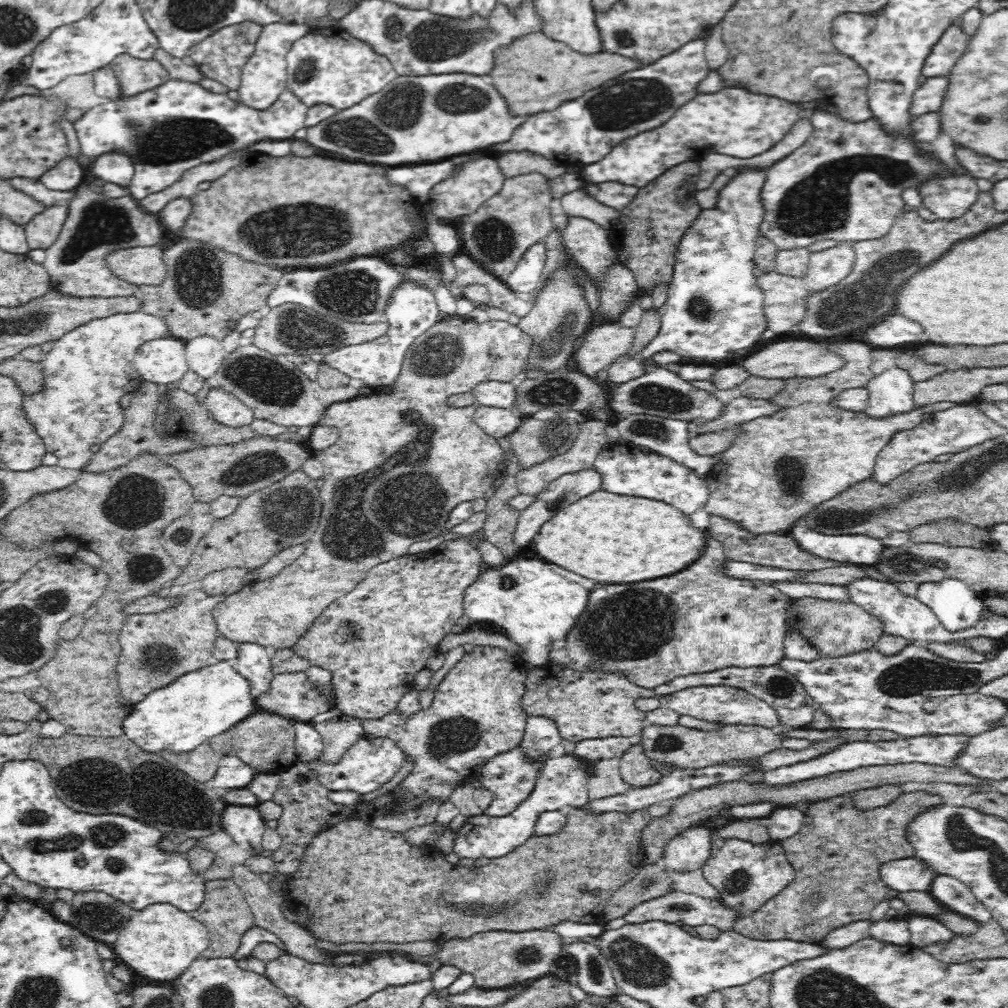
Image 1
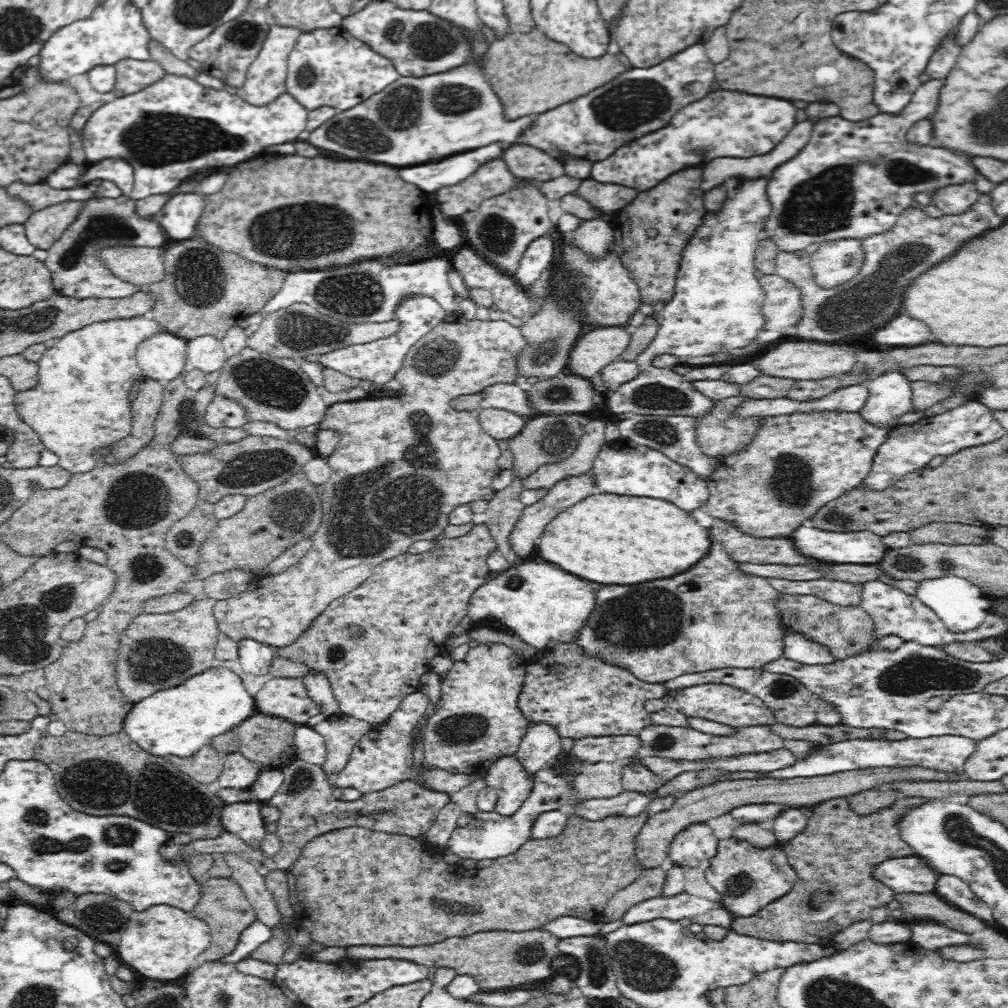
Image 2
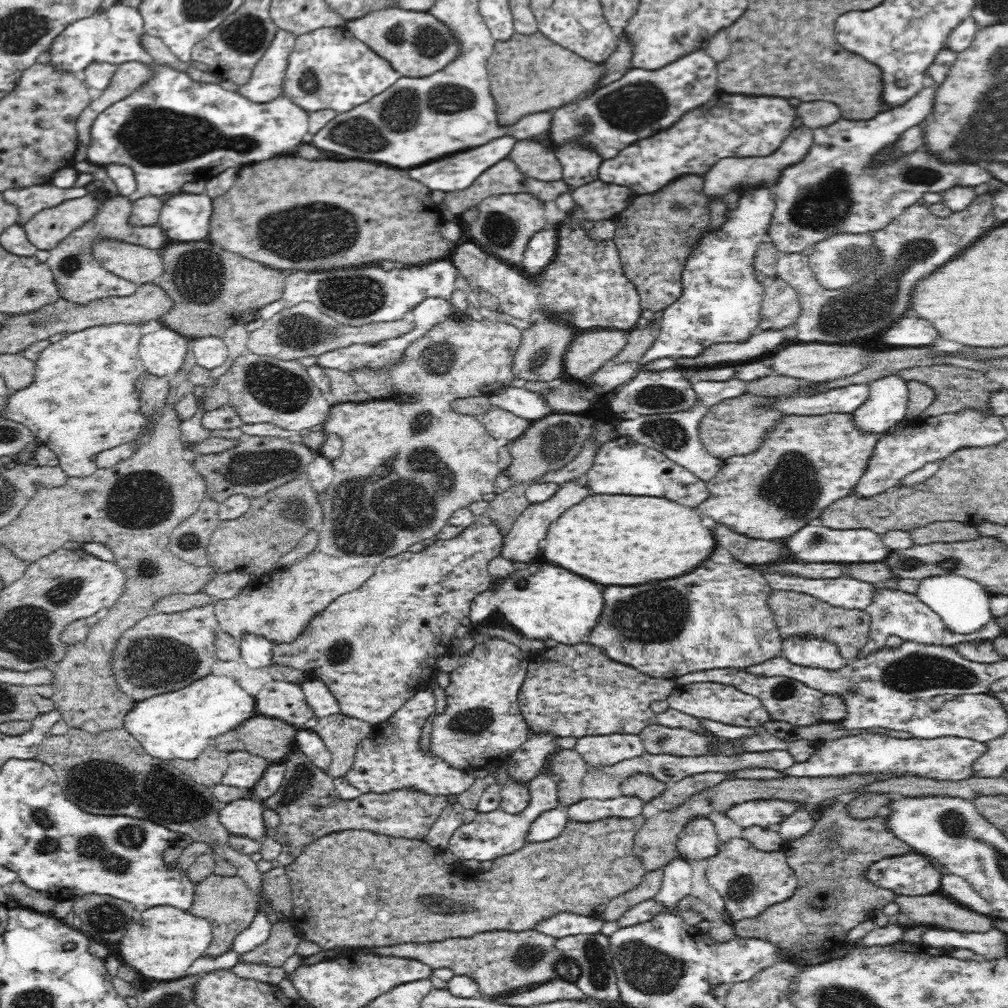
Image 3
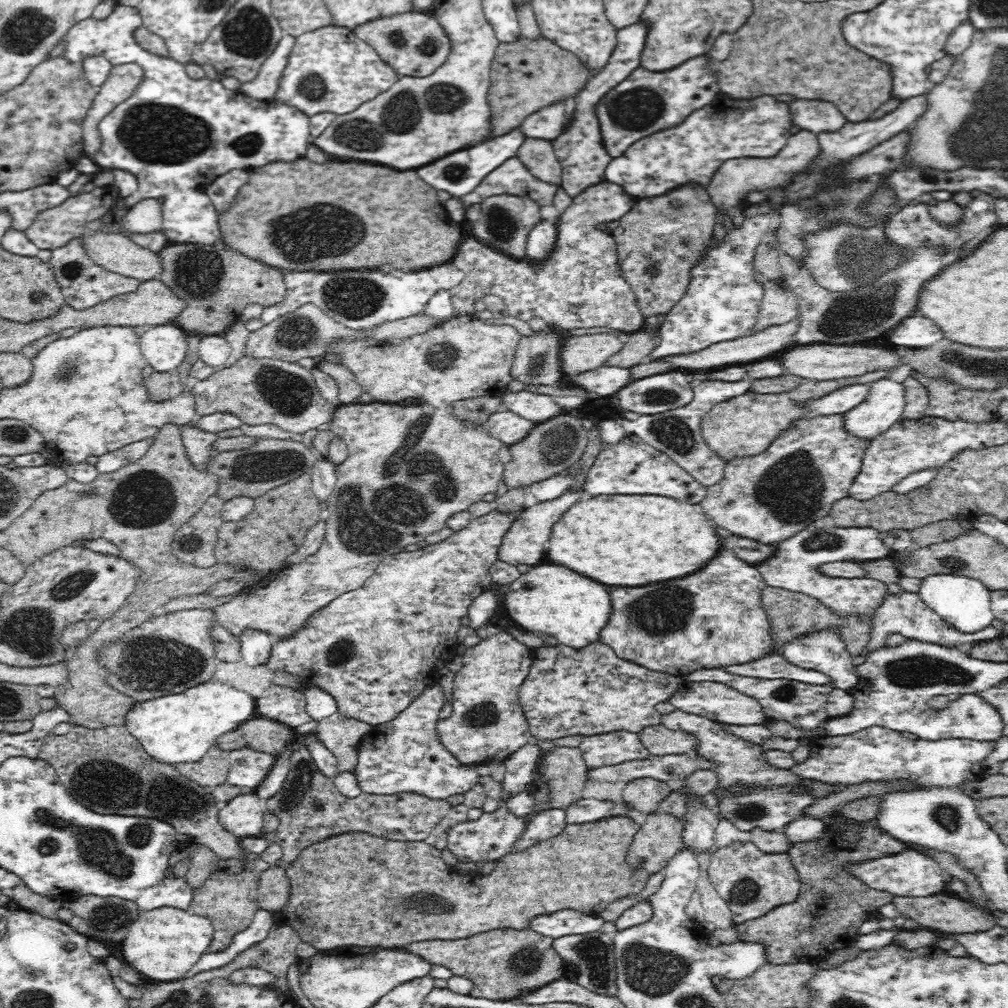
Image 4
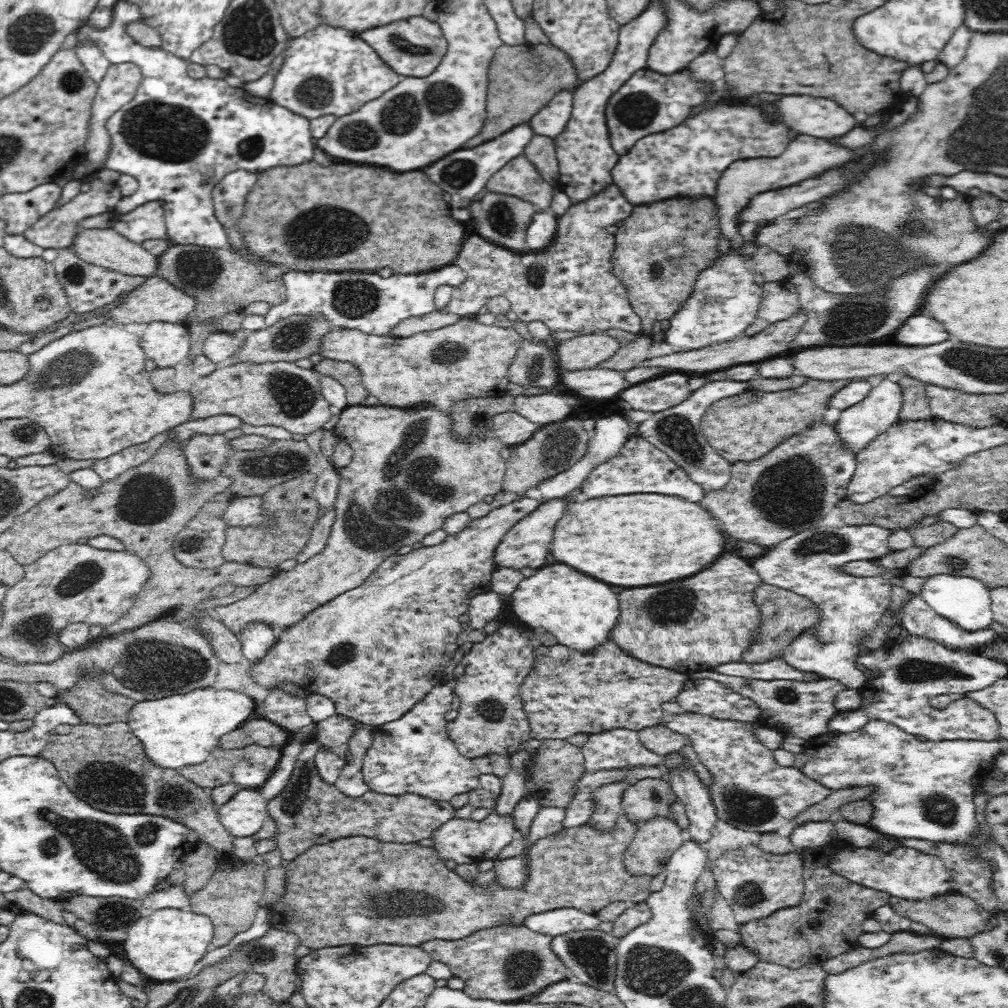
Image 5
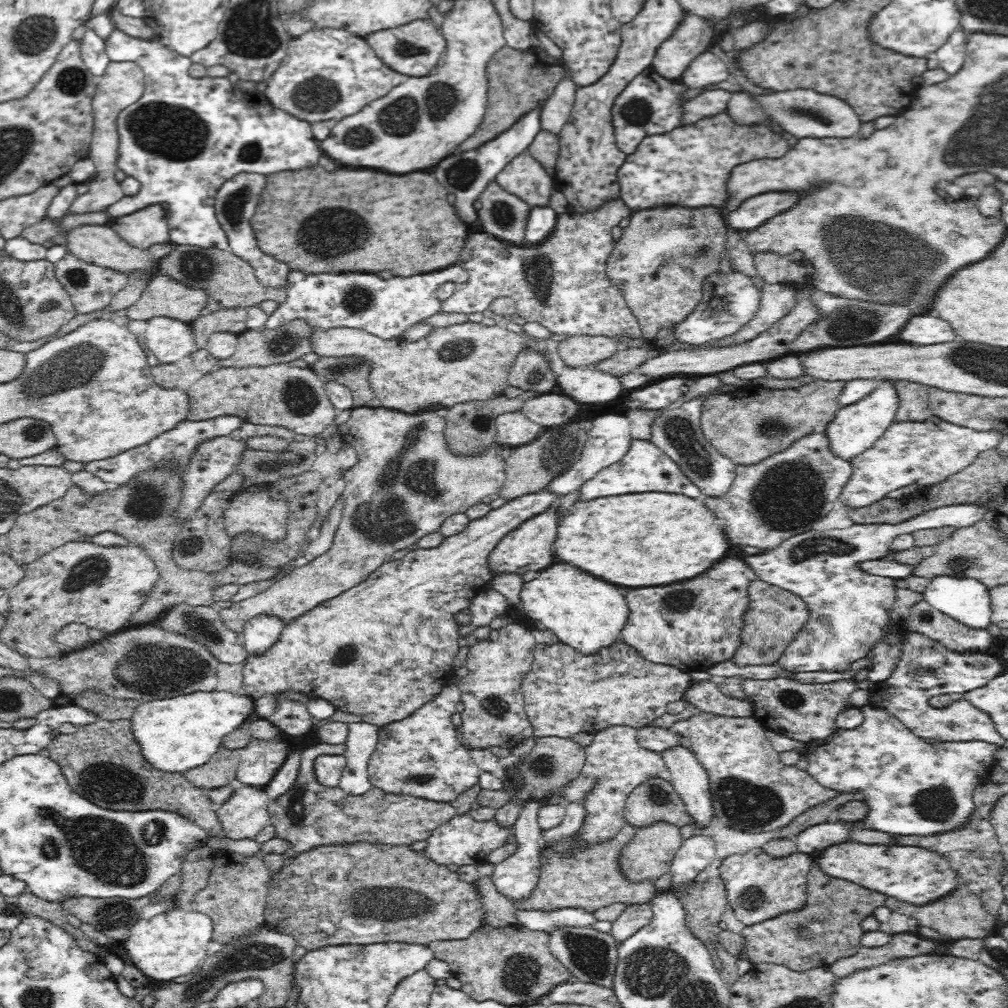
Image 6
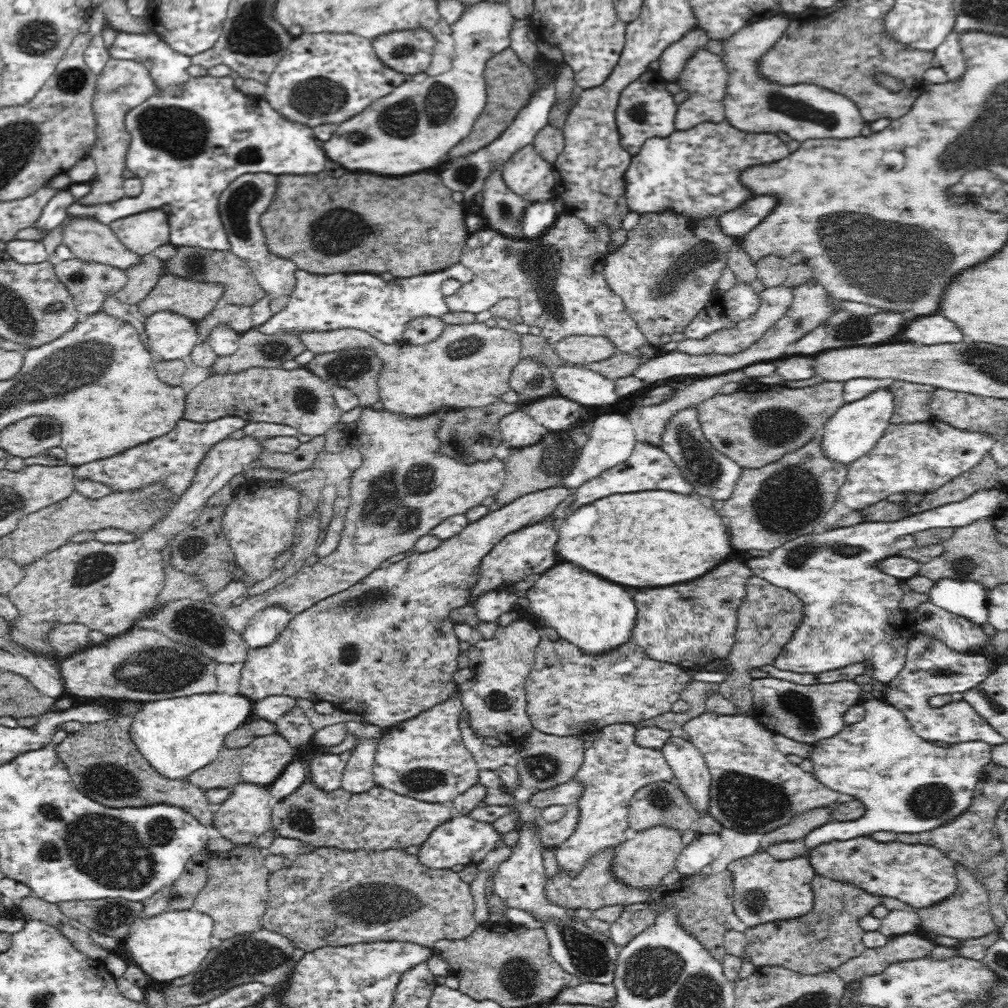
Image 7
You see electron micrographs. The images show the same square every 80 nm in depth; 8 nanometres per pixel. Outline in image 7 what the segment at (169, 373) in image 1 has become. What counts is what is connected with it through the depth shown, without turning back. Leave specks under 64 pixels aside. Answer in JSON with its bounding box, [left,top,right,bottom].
[143,310,200,360]

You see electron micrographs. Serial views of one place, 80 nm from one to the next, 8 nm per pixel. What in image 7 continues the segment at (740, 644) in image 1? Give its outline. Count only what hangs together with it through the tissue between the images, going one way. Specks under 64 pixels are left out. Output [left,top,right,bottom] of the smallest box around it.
[632,562,754,670]

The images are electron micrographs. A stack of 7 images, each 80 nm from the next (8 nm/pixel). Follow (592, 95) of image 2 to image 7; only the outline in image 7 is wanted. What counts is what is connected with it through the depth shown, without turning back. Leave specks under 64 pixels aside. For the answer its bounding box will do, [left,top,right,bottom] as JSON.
[615,70,677,156]

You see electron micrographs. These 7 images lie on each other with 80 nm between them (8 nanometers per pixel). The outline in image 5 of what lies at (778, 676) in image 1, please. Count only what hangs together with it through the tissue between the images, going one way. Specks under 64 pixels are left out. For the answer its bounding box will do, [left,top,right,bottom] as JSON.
[688,669,850,739]

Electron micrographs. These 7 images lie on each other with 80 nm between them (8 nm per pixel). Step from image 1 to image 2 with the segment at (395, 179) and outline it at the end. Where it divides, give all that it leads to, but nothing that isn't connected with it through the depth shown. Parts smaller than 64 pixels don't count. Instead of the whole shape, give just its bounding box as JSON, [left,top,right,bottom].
[400,142,508,192]

